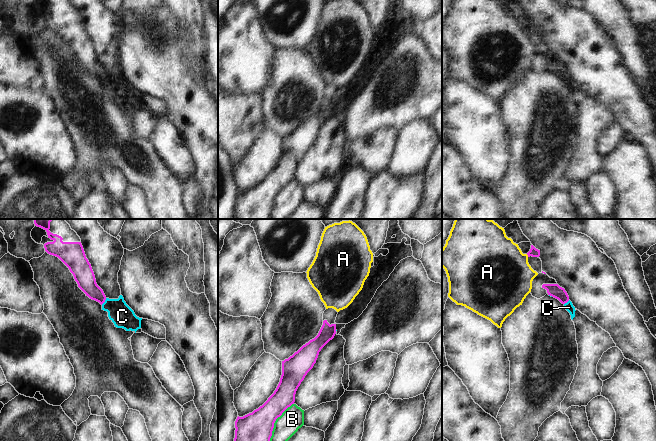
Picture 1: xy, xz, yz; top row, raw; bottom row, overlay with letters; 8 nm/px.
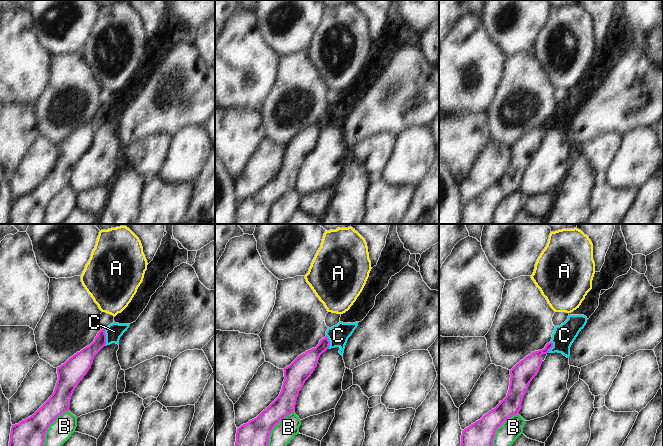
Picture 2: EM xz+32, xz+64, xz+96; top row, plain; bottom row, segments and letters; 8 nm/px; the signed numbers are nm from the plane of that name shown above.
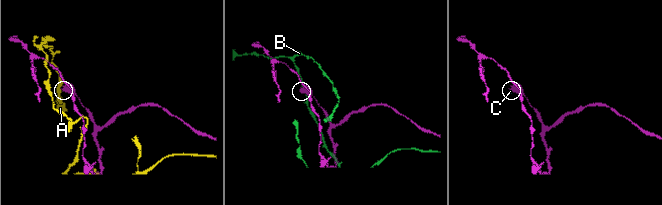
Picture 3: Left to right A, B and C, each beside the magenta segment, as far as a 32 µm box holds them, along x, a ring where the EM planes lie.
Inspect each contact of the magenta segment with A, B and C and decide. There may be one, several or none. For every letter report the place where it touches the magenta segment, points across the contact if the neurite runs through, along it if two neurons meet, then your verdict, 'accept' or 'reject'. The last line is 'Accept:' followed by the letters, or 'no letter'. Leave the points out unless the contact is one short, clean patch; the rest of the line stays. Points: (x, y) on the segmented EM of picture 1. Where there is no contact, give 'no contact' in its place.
A: contact yz (527, 254); reject
B: contact xz (275, 420); reject
C: contact xy (104, 301); border xy (106, 298), (101, 304); reject
Accept: no letter

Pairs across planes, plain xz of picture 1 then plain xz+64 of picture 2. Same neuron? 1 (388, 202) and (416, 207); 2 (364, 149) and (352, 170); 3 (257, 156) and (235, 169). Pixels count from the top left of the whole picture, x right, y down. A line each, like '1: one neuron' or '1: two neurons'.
1: two neurons
2: two neurons
3: two neurons

